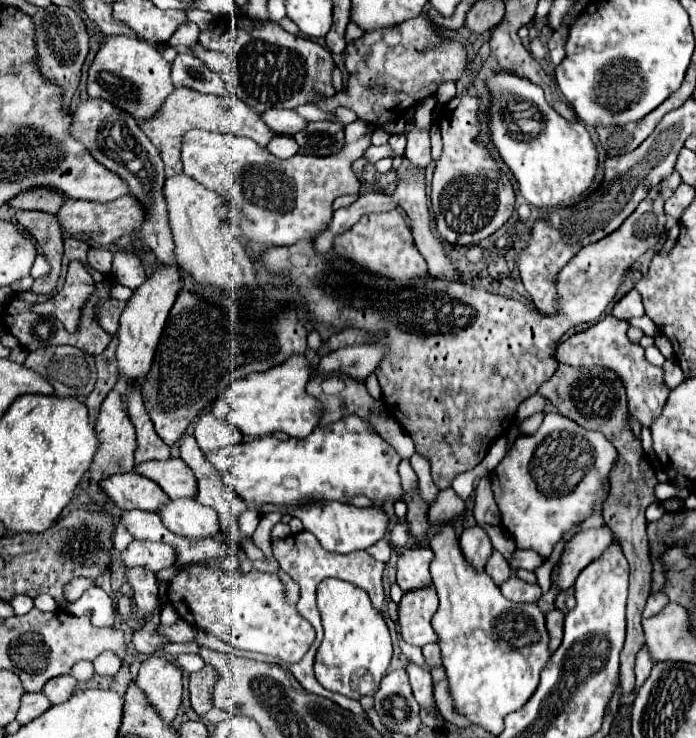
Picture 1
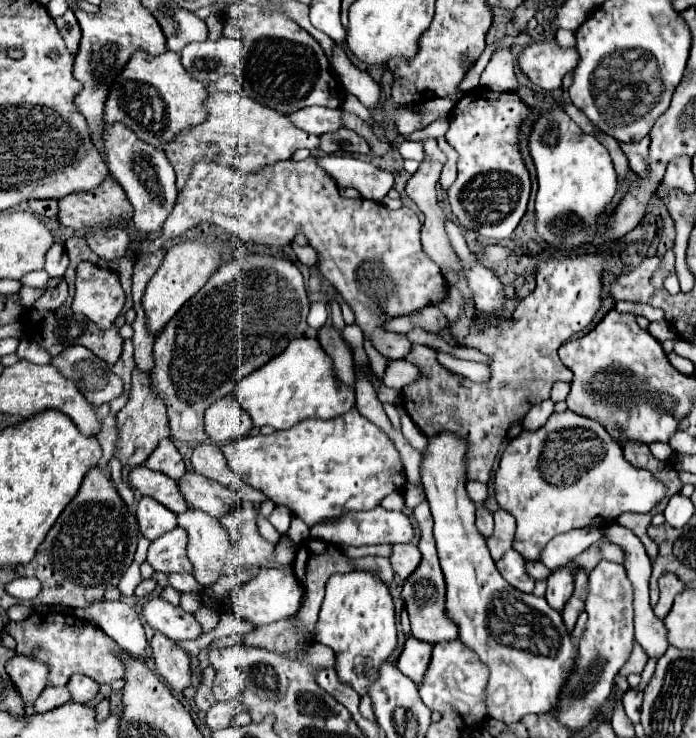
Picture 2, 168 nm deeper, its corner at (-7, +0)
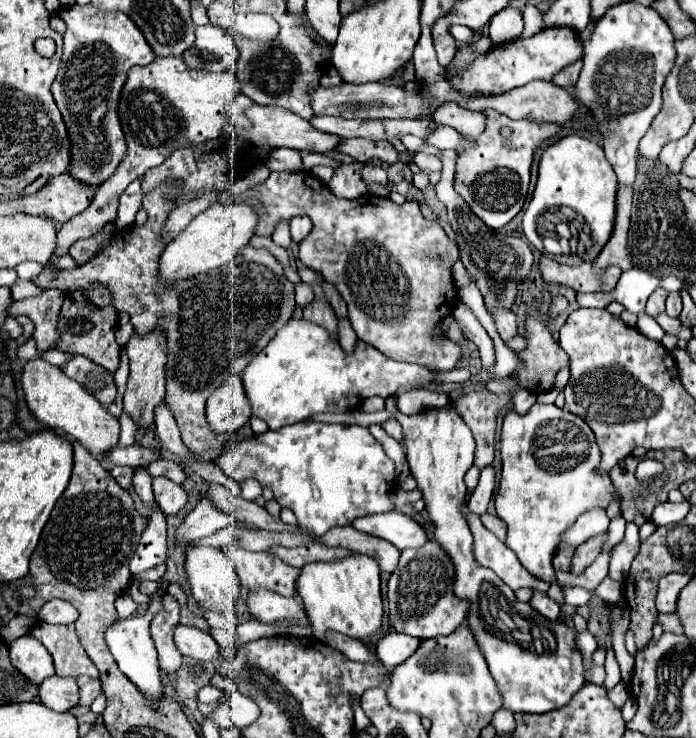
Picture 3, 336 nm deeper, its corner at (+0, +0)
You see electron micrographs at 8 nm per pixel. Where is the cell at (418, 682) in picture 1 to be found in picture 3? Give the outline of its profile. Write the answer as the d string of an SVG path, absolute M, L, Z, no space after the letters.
M388 632L388 634L384 634L384 638L378 640L376 654L378 654L378 660L386 668L392 670L398 664L402 664L404 658L408 658L418 648L418 644L420 644L418 638L398 634L398 632Z

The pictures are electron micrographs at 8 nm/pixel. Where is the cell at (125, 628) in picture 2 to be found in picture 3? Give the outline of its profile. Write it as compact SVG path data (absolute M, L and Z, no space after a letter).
M164 592L152 596L150 606L148 606L144 616L134 616L134 618L118 620L106 632L106 644L108 644L110 652L112 652L118 668L140 690L140 694L146 698L146 702L148 702L148 706L152 710L158 710L160 698L164 698L164 684L162 684L162 678L160 678L158 656L156 656L156 648L154 648L154 642L152 642L152 636L150 636L150 622L162 610L162 596L164 596Z

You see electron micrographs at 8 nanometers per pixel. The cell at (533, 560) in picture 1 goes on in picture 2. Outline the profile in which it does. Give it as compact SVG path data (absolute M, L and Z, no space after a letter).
M587 526L571 530L569 534L559 534L543 548L539 562L545 564L549 570L555 570L577 558L585 548L601 540L601 536L603 530L599 526Z

